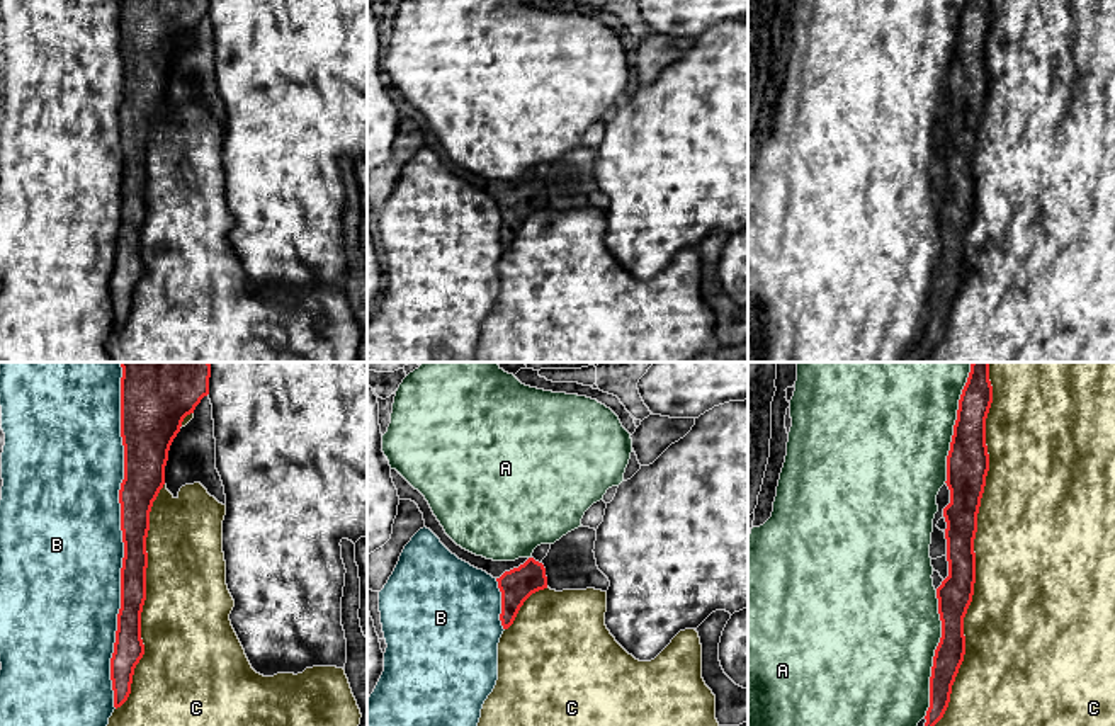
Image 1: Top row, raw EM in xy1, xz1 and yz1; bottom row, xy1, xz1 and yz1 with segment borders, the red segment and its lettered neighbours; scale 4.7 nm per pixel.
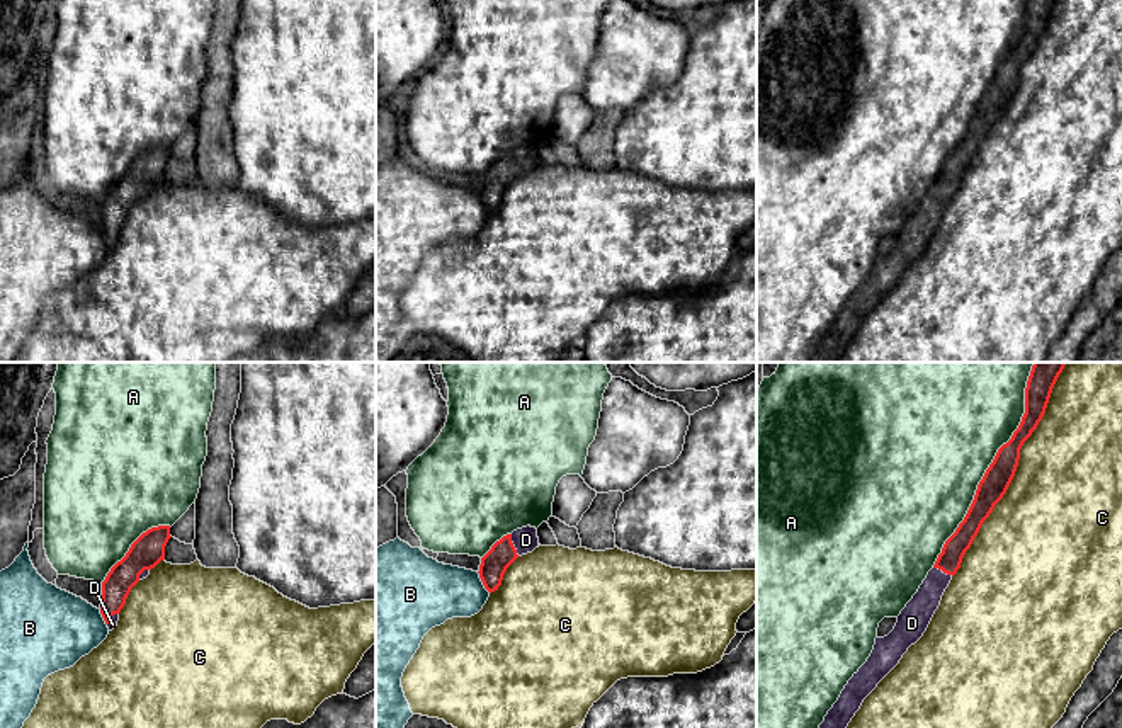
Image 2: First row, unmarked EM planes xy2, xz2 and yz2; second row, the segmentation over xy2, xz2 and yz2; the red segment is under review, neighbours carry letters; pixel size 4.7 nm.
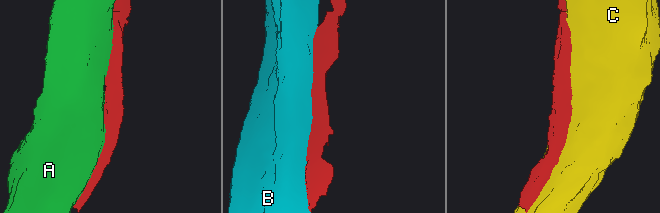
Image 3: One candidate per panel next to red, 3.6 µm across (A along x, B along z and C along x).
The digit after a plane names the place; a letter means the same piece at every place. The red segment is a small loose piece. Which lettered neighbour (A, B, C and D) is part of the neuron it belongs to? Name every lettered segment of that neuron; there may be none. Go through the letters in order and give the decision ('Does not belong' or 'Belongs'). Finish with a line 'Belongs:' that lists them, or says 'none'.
A: Does not belong
B: Does not belong
C: Does not belong
D: Belongs
Belongs: D

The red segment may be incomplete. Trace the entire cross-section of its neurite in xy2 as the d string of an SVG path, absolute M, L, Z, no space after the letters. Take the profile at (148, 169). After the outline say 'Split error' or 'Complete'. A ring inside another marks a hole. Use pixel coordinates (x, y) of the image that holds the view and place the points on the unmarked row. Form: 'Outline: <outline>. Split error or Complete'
Outline: M170 145L151 146L143 151L117 180L102 201L100 233L112 250L117 245L119 231L126 223L131 208L150 194L162 179L170 158Z. Split error

